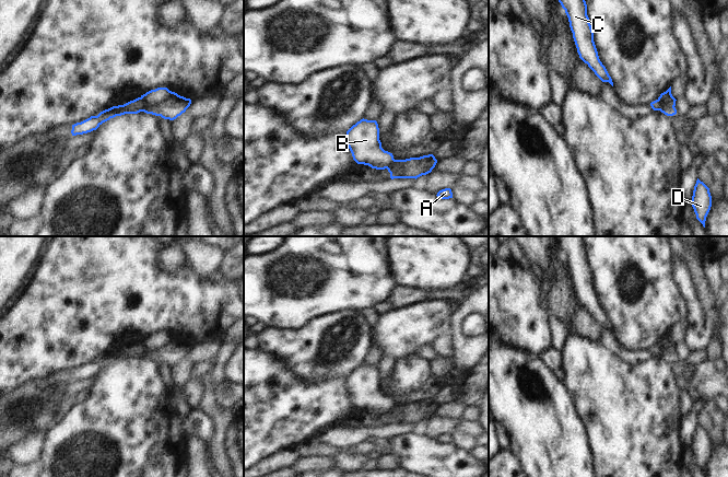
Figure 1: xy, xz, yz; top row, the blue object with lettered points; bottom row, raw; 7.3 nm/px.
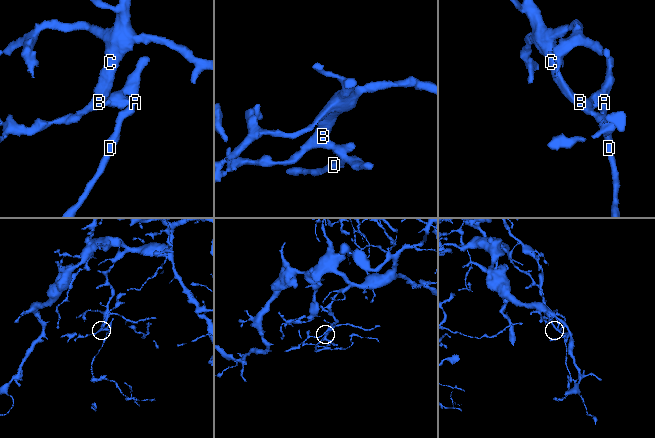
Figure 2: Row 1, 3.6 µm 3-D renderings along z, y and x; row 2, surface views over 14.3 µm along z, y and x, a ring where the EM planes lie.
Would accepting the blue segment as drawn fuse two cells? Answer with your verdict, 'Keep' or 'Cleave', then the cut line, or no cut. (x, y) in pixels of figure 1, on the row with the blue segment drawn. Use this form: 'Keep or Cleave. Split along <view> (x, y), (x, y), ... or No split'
Cleave. Split along xy (140, 97), (143, 101), (142, 111).

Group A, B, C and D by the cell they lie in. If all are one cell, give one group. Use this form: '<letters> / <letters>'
A D / B C

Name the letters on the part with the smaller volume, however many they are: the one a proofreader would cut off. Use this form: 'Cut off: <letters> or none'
Cut off: A, D.

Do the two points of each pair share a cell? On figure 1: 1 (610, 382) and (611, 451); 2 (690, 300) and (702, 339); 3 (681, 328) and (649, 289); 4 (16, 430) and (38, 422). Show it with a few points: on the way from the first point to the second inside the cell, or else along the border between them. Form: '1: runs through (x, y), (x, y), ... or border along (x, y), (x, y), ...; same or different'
1: runs through (611, 399), (611, 433); same
2: runs through (694, 310), (701, 329); same
3: border along (687, 317), (679, 321), (670, 330); different
4: runs through (22, 425), (24, 422), (33, 422); same

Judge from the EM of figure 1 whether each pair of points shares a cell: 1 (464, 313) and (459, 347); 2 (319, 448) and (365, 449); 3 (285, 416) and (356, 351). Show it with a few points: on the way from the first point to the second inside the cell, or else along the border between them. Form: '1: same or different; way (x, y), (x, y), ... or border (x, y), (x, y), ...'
1: same; way (457, 322), (457, 338)
2: same; way (330, 450), (354, 450)
3: different; border (345, 376), (326, 375), (317, 379), (304, 379)

